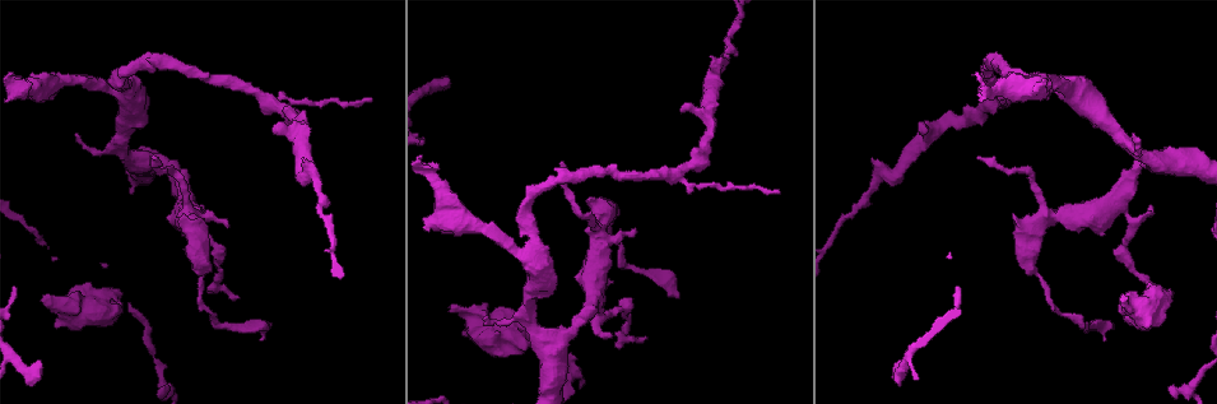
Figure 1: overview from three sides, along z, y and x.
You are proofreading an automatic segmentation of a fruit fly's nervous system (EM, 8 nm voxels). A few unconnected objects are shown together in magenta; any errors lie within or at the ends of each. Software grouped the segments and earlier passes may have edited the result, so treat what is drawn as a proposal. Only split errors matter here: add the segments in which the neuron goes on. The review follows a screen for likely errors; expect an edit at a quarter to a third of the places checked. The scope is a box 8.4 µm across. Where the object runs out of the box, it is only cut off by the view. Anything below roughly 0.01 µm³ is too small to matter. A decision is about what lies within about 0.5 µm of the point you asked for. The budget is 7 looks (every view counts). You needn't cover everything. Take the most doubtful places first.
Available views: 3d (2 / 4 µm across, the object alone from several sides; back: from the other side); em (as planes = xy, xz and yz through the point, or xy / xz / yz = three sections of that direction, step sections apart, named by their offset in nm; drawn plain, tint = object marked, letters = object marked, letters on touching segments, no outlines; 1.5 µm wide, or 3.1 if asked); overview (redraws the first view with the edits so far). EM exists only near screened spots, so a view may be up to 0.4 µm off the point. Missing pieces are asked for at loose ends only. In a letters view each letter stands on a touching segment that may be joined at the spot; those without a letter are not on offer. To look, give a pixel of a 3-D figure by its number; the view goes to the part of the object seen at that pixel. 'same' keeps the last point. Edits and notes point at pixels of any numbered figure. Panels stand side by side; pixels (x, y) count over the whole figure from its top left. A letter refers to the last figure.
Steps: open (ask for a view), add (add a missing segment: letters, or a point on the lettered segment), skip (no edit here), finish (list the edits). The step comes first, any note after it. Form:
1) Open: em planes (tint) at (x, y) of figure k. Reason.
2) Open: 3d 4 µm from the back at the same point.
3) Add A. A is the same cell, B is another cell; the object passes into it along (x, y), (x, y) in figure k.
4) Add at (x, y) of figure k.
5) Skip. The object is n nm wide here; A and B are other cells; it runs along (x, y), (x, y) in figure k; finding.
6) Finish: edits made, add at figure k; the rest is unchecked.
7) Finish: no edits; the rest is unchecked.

Open: em planes (letters) at (527, 341) of figure 1. Stops while still wide.

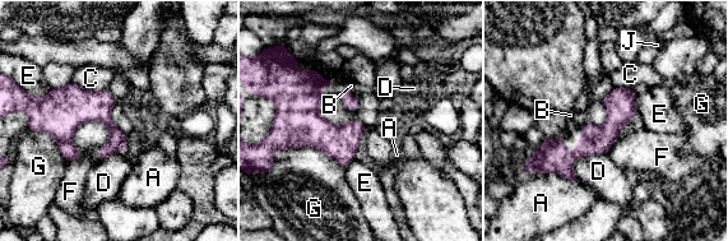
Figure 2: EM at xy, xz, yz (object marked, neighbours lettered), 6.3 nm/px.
Skip. A, B, C, D, E, F, G and J are other cells; it runs along (630, 92), (616, 120), (566, 168) in figure 2; no lettered segment goes on from it.

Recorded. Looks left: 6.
Open: 3d 4 µm at (1123, 302) of figure 1. Branch stops here.

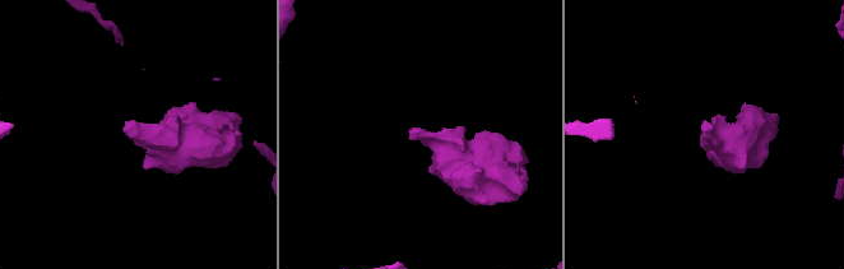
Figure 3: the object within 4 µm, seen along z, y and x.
Open: em planes (plain) at (126, 133) of figure 3. Shape alone is not enough.

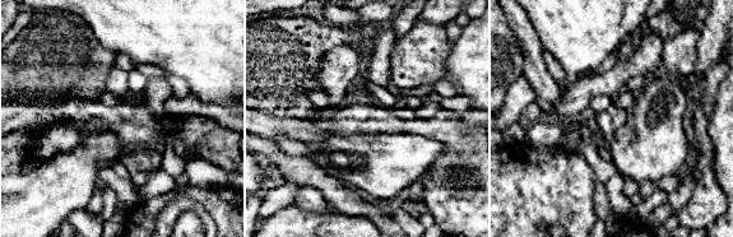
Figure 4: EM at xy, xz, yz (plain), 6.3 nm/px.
Open: em planes (letters) at the same point.

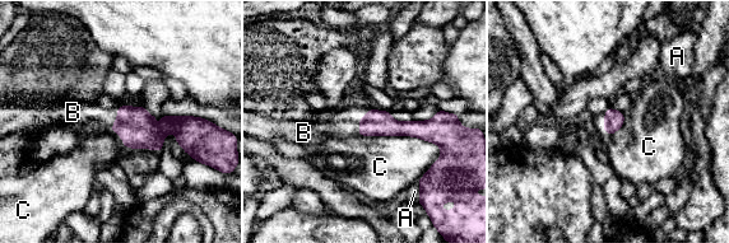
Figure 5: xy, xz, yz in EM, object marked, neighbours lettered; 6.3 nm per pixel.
Add B. The object is 120 nm wide here; the longest contact is with C, 550 nm; B is the same cell, A and C are other cells; the neuron continues.

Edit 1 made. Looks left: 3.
Open: em planes (letters) at (1149, 207) of figure 1. Free end.

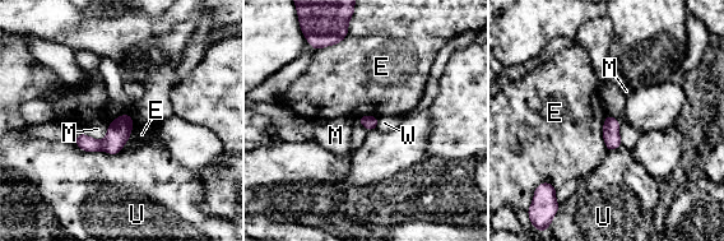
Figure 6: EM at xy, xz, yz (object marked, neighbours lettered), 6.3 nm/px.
Skip. The object is 90 nm wide here; E, M, U and W are other cells; a border runs along (606, 115), (603, 142), (608, 149) in figure 6; no lettered segment goes on from it.

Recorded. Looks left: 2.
Finish: edits made, add at figure 5; the rest is unchecked.

